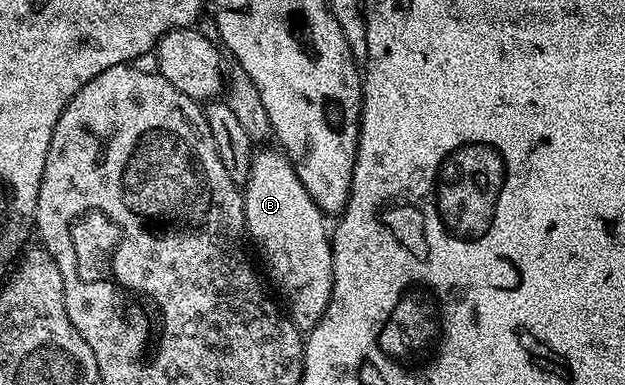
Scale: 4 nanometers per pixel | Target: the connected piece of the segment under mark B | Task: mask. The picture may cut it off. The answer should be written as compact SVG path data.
M270 149L254 154L254 160L250 163L250 177L244 186L242 206L246 212L246 231L249 240L254 240L254 245L258 248L263 263L266 264L265 276L268 281L270 276L269 284L271 286L274 284L278 288L277 296L290 322L303 331L314 329L328 307L334 282L334 247L328 225L326 229L327 214L323 213L321 207L312 199L312 195L308 195L304 183L300 183L285 153L281 151L273 153Z

